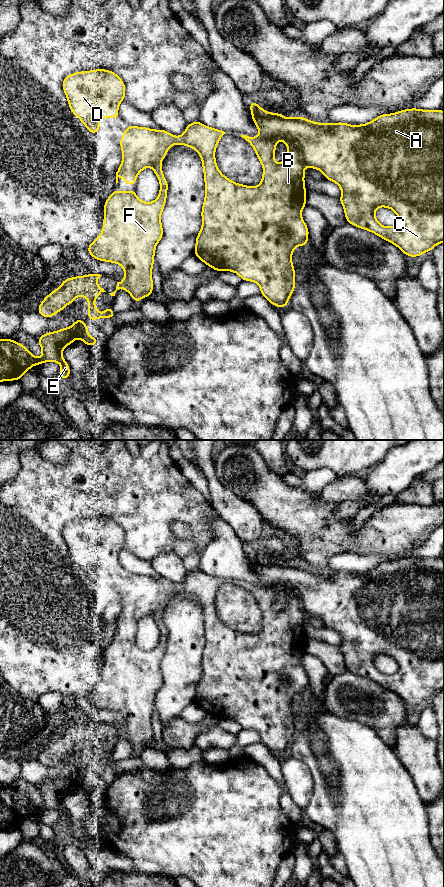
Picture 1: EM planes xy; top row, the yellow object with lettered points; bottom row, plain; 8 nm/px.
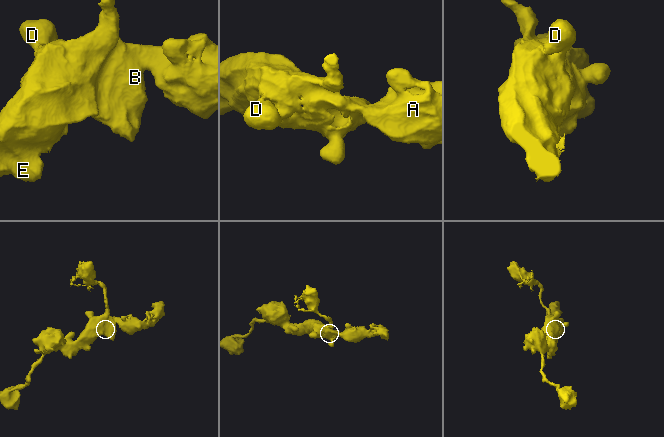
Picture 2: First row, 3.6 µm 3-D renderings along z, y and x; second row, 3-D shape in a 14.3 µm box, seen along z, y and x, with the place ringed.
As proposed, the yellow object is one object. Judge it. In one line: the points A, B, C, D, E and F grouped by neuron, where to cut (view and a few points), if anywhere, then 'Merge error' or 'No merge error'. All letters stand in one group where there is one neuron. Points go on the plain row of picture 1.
Groups: A B C D E F. No split. No merge error

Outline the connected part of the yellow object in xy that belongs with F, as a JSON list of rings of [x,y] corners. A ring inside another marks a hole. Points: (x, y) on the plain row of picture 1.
[[[254,548],[250,549],[250,559],[252,563],[252,568],[258,575],[260,583],[257,585],[249,585],[247,583],[241,583],[241,585],[251,592],[251,594],[254,596],[256,600],[257,606],[260,608],[263,614],[263,624],[261,631],[255,635],[235,631],[232,628],[225,625],[218,617],[215,608],[215,598],[217,596],[217,592],[220,586],[226,581],[222,578],[208,575],[199,569],[187,572],[185,580],[177,585],[173,584],[171,581],[163,577],[153,578],[147,575],[137,575],[132,573],[128,574],[125,577],[124,582],[120,586],[120,595],[122,597],[122,612],[119,613],[119,616],[116,620],[116,632],[118,631],[118,626],[122,624],[124,626],[125,632],[131,632],[134,635],[138,622],[143,617],[147,615],[152,615],[155,623],[157,624],[160,630],[160,639],[156,648],[146,651],[141,649],[137,645],[136,640],[134,638],[131,638],[129,640],[122,640],[114,637],[112,642],[105,649],[104,669],[101,682],[87,695],[87,699],[93,706],[95,706],[98,709],[113,710],[123,715],[125,722],[124,728],[121,730],[117,730],[116,738],[113,741],[109,741],[111,744],[115,744],[116,739],[123,736],[131,743],[133,748],[136,751],[138,751],[142,746],[151,744],[153,740],[152,715],[154,713],[154,703],[155,703],[156,693],[163,685],[163,675],[161,673],[161,661],[166,651],[167,639],[168,639],[168,630],[162,621],[161,609],[167,603],[168,597],[172,593],[176,592],[181,592],[187,595],[194,596],[202,607],[202,615],[205,629],[205,647],[201,659],[202,675],[199,682],[196,685],[196,693],[194,701],[195,704],[199,706],[201,709],[203,709],[207,714],[213,716],[218,720],[232,719],[238,722],[243,729],[253,729],[257,731],[260,735],[261,743],[264,744],[274,754],[284,756],[288,753],[289,746],[295,737],[295,717],[292,712],[292,701],[297,694],[302,693],[306,695],[308,690],[309,678],[301,664],[301,659],[306,654],[306,636],[304,630],[305,614],[320,618],[324,622],[325,627],[328,627],[339,633],[342,639],[342,643],[340,644],[339,648],[344,656],[347,671],[350,671],[358,676],[370,679],[376,682],[377,684],[381,685],[382,687],[396,693],[405,703],[409,705],[417,705],[428,699],[431,699],[437,692],[444,690],[444,560],[441,557],[438,558],[432,558],[432,557],[421,558],[417,556],[404,557],[402,559],[391,562],[382,562],[377,566],[375,566],[374,568],[362,573],[349,573],[344,570],[317,571],[314,569],[309,569],[306,566],[300,564],[287,566],[282,564],[280,561],[270,561],[268,559],[264,559]],[[280,588],[286,591],[286,594],[288,595],[288,601],[286,603],[286,607],[283,610],[276,612],[274,608],[275,596],[277,590]],[[378,655],[387,655],[393,658],[398,663],[399,666],[397,672],[392,675],[386,675],[381,673],[375,666],[375,658]]]

